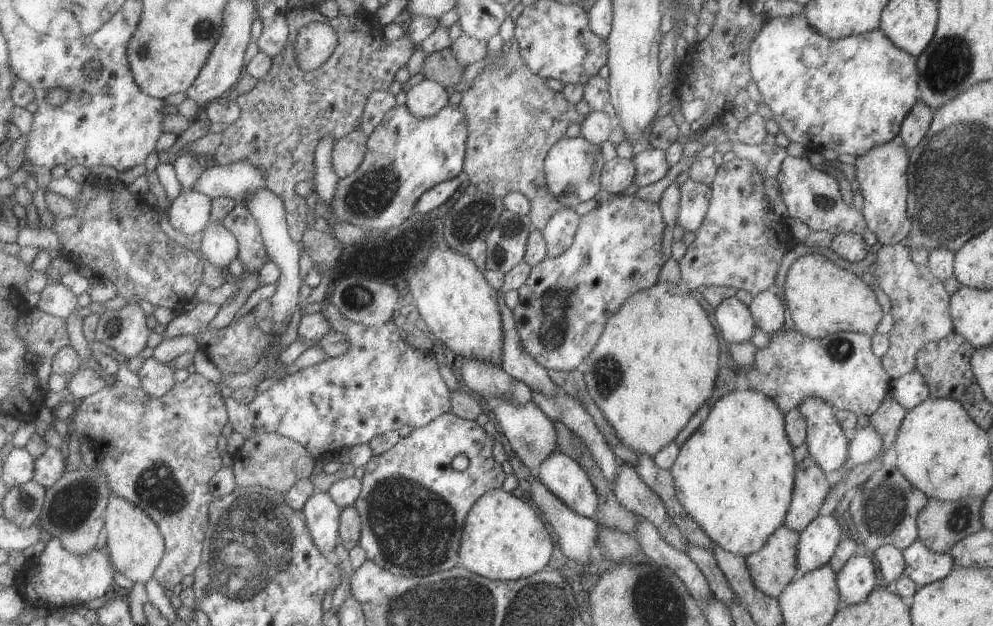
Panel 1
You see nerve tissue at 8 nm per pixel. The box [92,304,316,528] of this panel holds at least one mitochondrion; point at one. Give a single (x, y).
(157, 487)

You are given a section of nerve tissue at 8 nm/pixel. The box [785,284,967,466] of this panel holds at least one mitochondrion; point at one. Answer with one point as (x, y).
(840, 351)

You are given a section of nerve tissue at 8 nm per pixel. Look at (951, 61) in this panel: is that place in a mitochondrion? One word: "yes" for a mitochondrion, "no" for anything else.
yes

